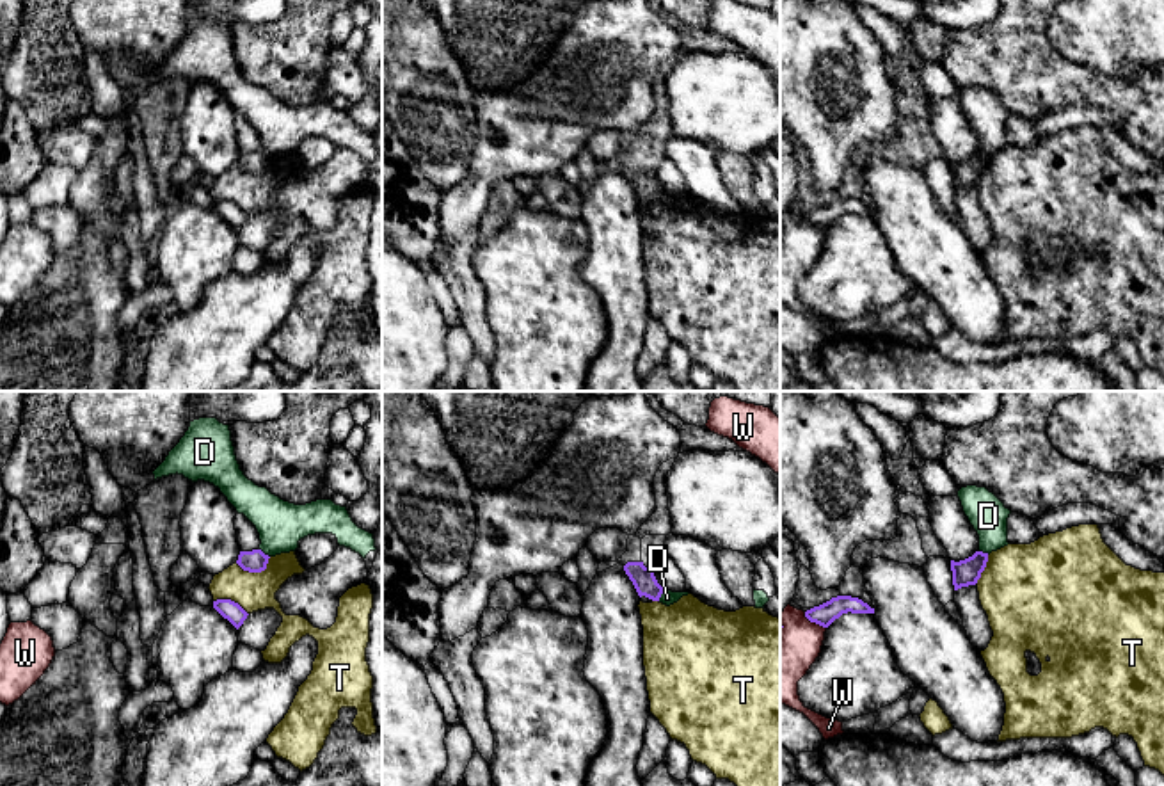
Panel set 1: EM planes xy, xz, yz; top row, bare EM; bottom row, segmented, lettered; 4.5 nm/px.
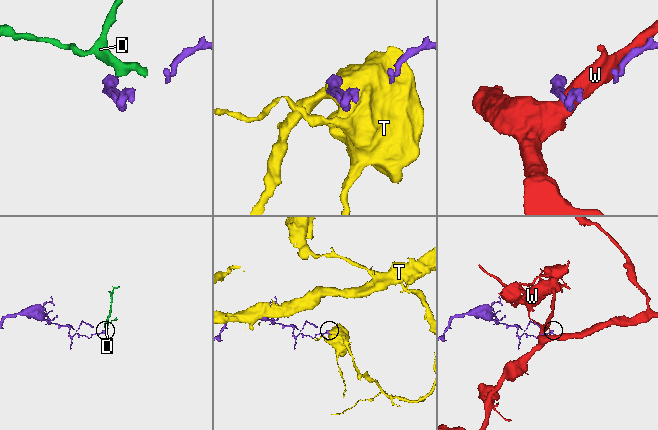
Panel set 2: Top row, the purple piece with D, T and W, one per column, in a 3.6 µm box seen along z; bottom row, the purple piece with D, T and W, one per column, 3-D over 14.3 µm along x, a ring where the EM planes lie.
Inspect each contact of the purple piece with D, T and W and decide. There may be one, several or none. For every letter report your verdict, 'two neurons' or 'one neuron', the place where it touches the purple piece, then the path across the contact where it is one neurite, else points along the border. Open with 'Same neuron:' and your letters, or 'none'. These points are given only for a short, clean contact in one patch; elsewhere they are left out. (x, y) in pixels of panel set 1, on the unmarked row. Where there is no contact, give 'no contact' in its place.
Same neuron: none
D: two neurons; contact xy (263, 155); border xy (260, 150), (269, 159)
T: two neurons; contact xy (255, 173); border xy (271, 159), (260, 173), (244, 173), (235, 164)
W: two neurons; contact yz (814, 223); border yz (804, 214), (811, 223), (825, 230)

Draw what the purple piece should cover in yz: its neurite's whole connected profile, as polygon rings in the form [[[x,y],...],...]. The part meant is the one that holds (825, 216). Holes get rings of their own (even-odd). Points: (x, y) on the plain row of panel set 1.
[[[837,197],[819,208],[807,212],[805,219],[810,224],[828,229],[835,221],[839,221],[842,215],[848,215],[848,213],[874,215],[874,210],[871,210],[867,205],[864,205],[858,199]]]

